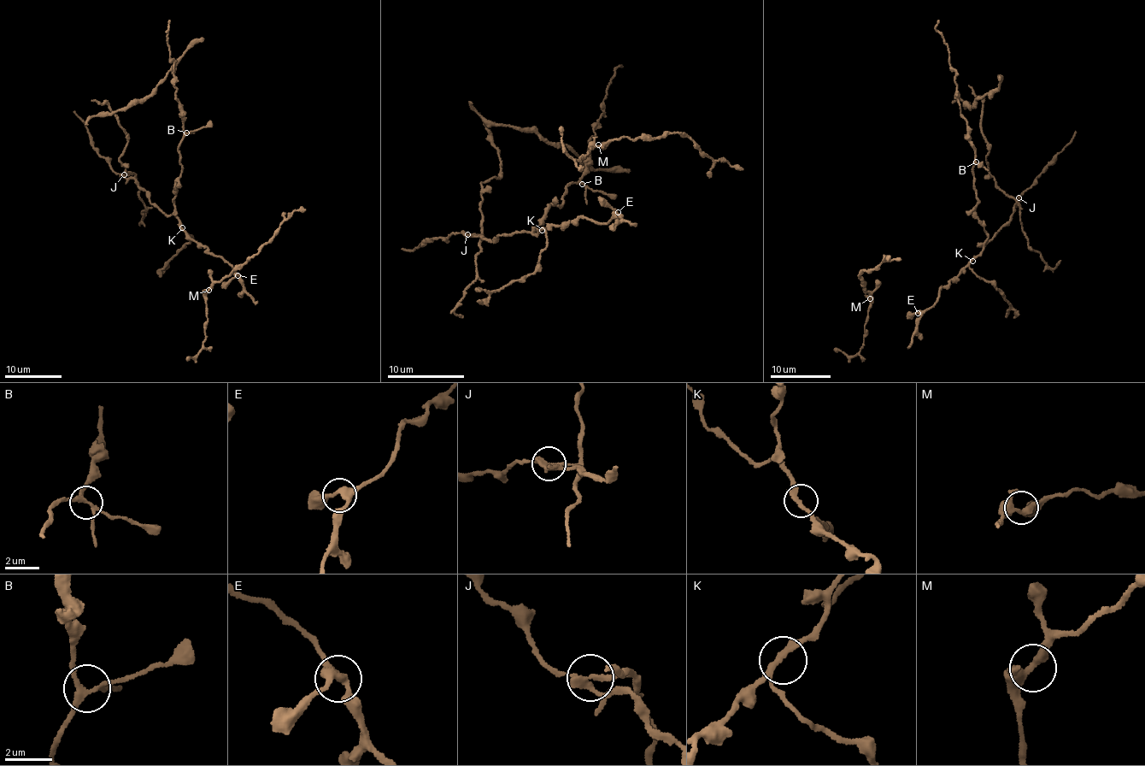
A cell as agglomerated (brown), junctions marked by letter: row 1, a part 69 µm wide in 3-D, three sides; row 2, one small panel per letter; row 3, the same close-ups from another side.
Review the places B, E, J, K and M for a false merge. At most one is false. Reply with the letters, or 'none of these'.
J

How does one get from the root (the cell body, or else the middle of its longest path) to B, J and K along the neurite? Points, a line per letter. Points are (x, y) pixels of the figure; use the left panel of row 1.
B: (157, 207), (167, 215), (173, 212), (176, 179), (182, 168), (179, 144), (186, 132)
J: (157, 207), (152, 204), (145, 191), (133, 178), (124, 174)
K: (157, 207), (165, 215), (174, 215), (182, 227)

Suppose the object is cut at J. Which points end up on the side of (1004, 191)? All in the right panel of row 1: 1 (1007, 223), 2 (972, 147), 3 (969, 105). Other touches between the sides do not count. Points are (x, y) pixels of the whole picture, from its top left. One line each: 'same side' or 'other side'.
1: other side
2: other side
3: other side

